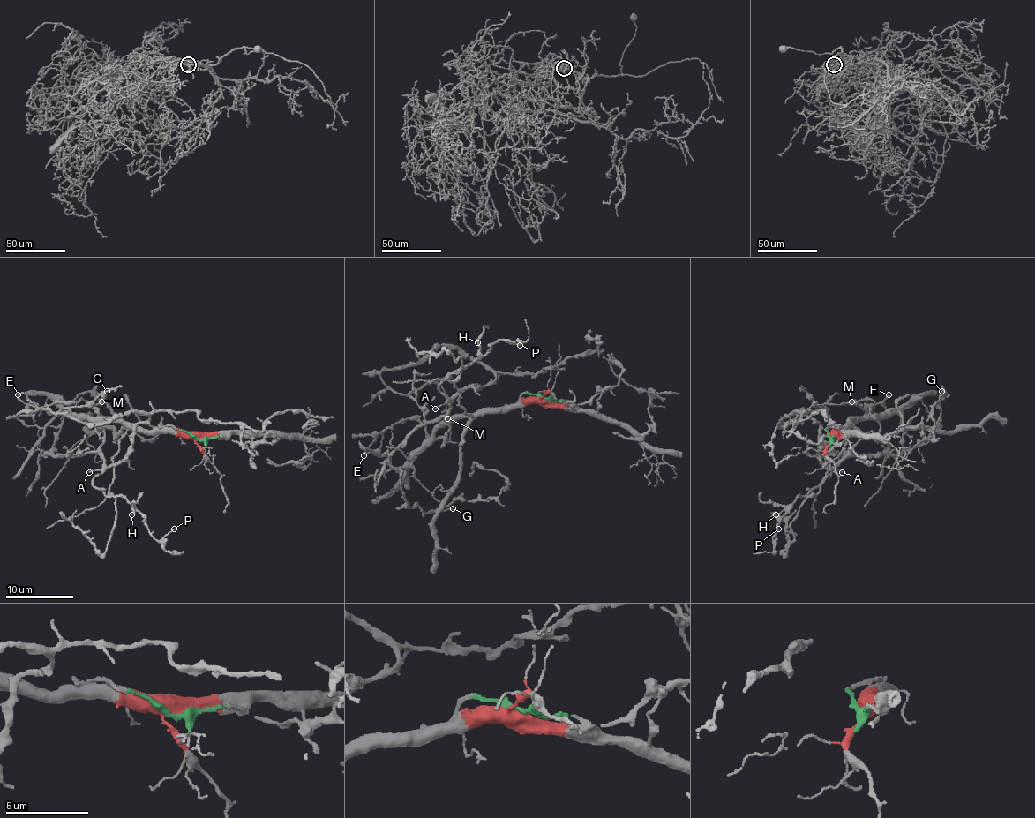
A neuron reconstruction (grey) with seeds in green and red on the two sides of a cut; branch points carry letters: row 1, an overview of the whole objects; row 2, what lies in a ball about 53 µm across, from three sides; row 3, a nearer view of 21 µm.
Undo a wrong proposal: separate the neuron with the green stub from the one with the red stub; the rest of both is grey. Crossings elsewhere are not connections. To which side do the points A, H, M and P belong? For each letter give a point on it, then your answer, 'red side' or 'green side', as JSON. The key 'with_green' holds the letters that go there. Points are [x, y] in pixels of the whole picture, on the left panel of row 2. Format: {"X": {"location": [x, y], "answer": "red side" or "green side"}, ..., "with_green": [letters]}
{"A": {"location": [89, 472], "answer": "green side"}, "H": {"location": [131, 514], "answer": "green side"}, "M": {"location": [101, 401], "answer": "green side"}, "P": {"location": [174, 529], "answer": "green side"}, "with_green": ["A", "H", "M", "P"]}

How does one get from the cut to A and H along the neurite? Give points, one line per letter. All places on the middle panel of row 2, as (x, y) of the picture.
A: (543, 398), (589, 401), (618, 383), (621, 370), (604, 351), (588, 351), (540, 373), (498, 373), (434, 408)
H: (543, 398), (589, 401), (621, 370), (588, 351), (449, 398), (441, 383), (478, 356), (478, 342)

